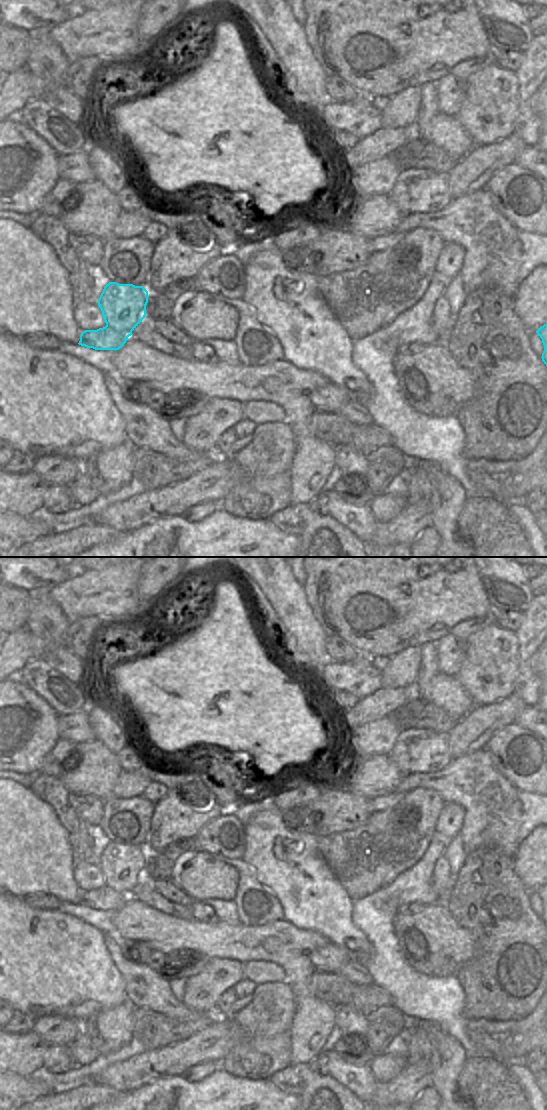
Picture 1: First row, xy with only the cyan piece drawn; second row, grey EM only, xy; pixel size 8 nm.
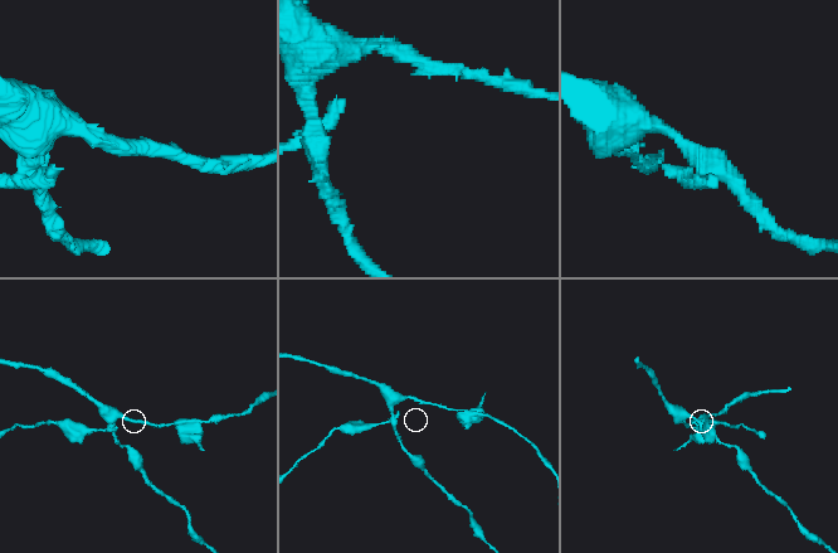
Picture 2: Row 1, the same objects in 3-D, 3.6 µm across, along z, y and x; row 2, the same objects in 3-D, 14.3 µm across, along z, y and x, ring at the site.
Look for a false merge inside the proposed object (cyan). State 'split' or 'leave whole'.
split

